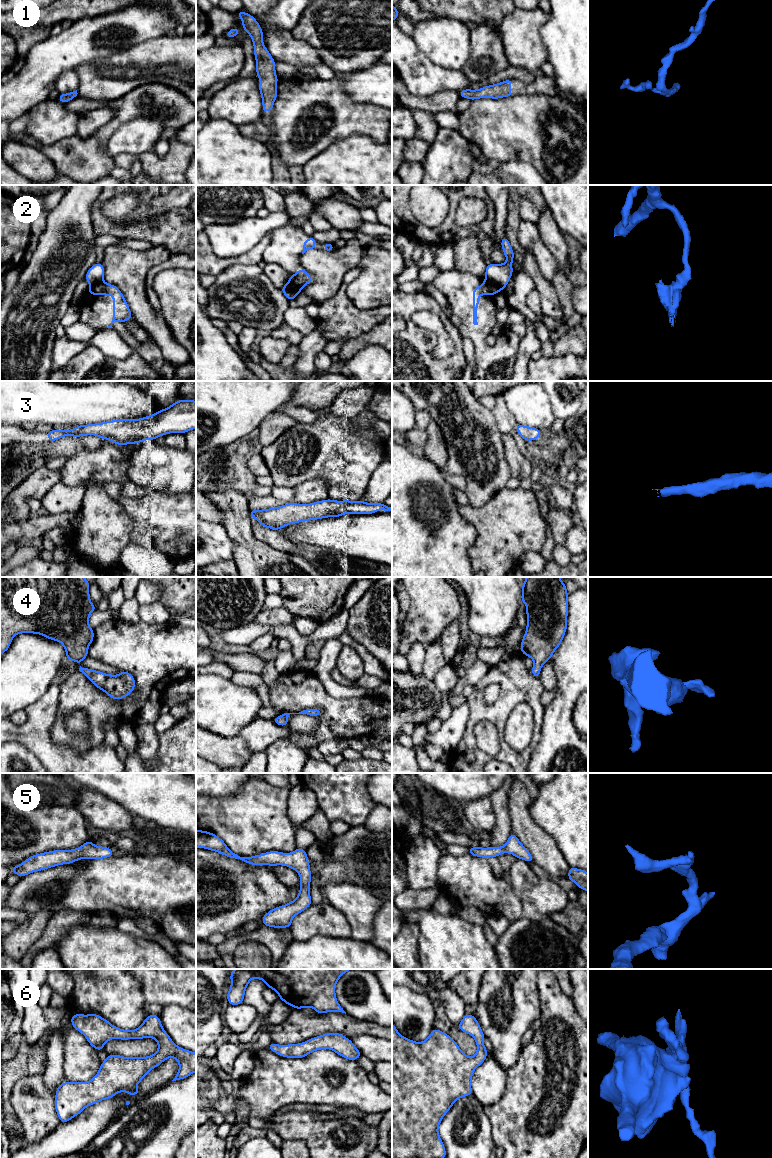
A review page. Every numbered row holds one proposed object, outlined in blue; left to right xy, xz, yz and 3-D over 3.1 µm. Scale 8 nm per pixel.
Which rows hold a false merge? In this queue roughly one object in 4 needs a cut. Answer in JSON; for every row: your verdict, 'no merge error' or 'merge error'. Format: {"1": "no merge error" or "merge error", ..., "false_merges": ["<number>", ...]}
{"1": "no merge error", "2": "merge error", "3": "no merge error", "4": "no merge error", "5": "no merge error", "6": "no merge error", "false_merges": ["2"]}

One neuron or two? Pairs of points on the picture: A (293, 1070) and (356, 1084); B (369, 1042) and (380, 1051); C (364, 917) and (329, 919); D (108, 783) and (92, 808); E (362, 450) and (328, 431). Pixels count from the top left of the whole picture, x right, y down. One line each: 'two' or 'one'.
A: one
B: one
C: two
D: two
E: one

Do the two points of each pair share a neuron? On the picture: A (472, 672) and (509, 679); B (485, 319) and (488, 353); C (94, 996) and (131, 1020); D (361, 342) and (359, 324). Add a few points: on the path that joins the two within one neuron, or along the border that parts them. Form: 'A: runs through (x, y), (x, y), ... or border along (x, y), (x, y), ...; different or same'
A: border along (488, 671), (473, 686); different
B: runs through (484, 327), (481, 330), (481, 345); same
C: runs through (103, 996), (107, 996), (122, 1011); same
D: border along (380, 321), (363, 333), (348, 339); different

